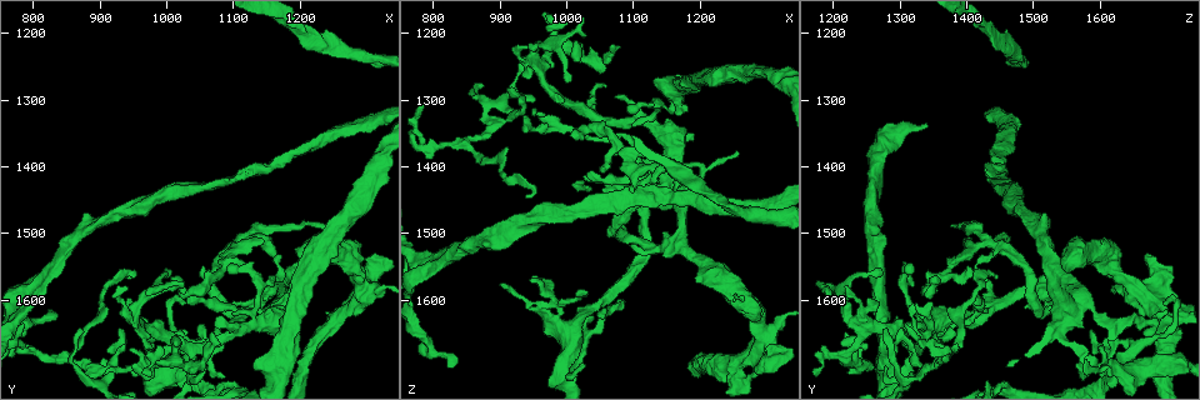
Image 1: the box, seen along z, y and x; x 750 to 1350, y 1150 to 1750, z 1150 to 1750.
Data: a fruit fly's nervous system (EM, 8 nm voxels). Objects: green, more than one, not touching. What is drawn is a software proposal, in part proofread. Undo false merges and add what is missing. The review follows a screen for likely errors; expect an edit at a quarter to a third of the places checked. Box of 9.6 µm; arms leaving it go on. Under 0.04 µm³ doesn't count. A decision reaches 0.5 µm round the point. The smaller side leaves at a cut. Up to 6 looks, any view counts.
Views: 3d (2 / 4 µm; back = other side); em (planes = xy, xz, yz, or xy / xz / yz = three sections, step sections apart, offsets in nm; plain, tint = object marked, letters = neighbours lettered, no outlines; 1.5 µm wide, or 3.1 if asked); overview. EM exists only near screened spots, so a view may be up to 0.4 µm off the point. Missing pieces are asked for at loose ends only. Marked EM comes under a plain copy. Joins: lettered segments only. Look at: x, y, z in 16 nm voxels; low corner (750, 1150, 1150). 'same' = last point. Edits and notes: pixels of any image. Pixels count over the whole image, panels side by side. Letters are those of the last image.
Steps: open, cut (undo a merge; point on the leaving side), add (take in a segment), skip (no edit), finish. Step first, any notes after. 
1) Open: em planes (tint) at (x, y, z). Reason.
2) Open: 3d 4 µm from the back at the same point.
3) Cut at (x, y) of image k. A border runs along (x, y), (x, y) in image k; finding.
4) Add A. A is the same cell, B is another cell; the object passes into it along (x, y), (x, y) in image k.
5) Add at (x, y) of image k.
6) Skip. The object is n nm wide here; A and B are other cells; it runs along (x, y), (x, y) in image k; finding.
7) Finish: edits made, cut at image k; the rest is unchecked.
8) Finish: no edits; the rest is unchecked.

Open: em xz step 8 (letters) at (965, 1630, 1325). Free end.

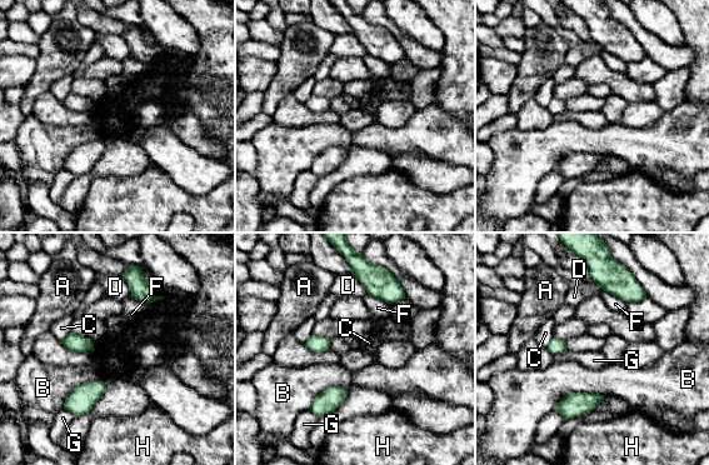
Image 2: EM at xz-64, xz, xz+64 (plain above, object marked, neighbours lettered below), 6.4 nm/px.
Skip. A, B, C, D, F, G and H are other cells; a border runs along (156, 300), (148, 304) in image 2; no lettered segment goes on from it.

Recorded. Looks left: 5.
Open: 3d 2 µm at (970, 1700, 1615). Thick turns thin.

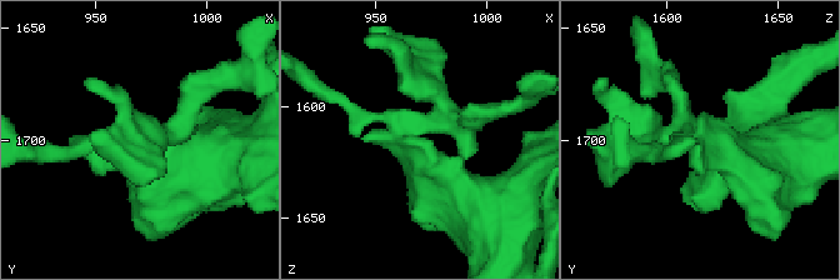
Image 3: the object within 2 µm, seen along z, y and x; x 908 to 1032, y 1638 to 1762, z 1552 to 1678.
Open: em xz step 8 (tint) at (967, 1700, 1617). Need the tissue.

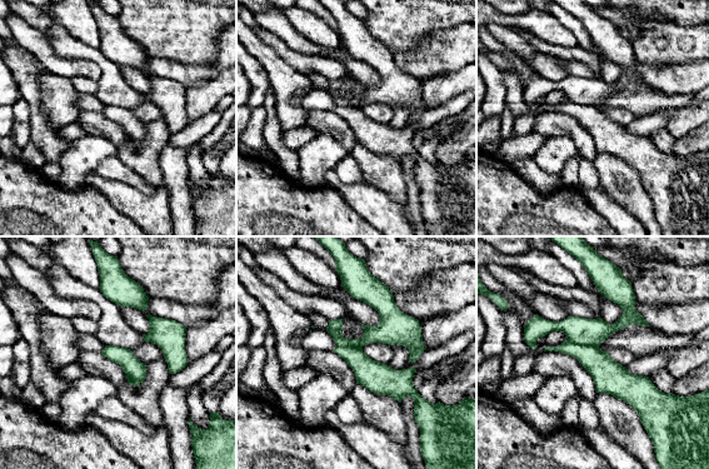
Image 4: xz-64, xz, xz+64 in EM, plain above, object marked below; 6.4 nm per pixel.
Open: em yz step 4 (letters) at the same point. Another direction.

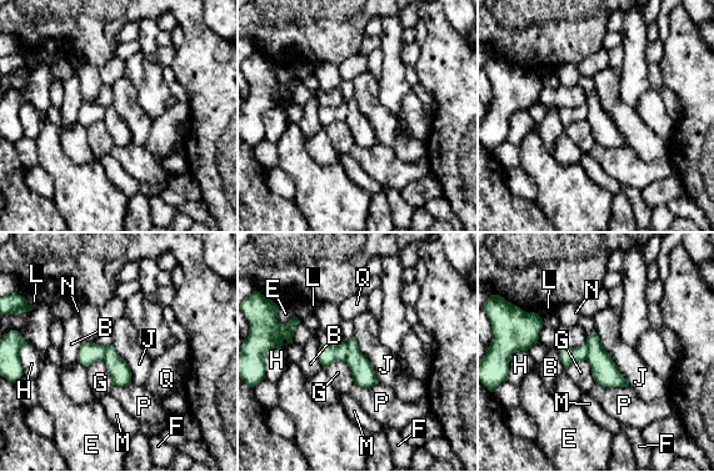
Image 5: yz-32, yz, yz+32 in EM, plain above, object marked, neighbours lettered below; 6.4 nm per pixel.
Skip. The object is 120 nm wide here; the longest contact is with J, 440 nm; B, E, F, G, H, J, L, M, N, P and Q are other cells; continuous, no second neuron.

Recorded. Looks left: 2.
Finish: no edits; the rest is unchecked.

